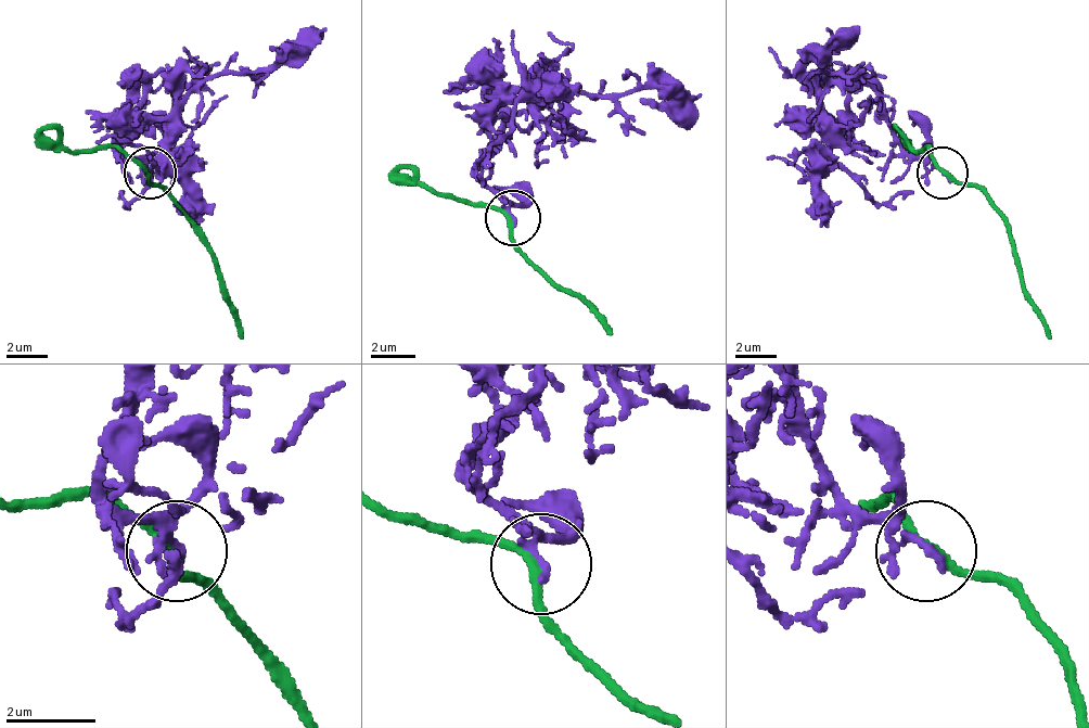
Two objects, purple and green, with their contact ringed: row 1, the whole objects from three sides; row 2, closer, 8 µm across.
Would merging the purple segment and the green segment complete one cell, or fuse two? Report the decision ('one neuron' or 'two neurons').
one neuron

